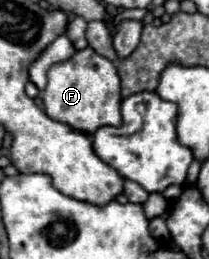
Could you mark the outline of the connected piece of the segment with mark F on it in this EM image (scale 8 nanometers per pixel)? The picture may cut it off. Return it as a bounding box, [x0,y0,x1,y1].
[42,47,120,133]

